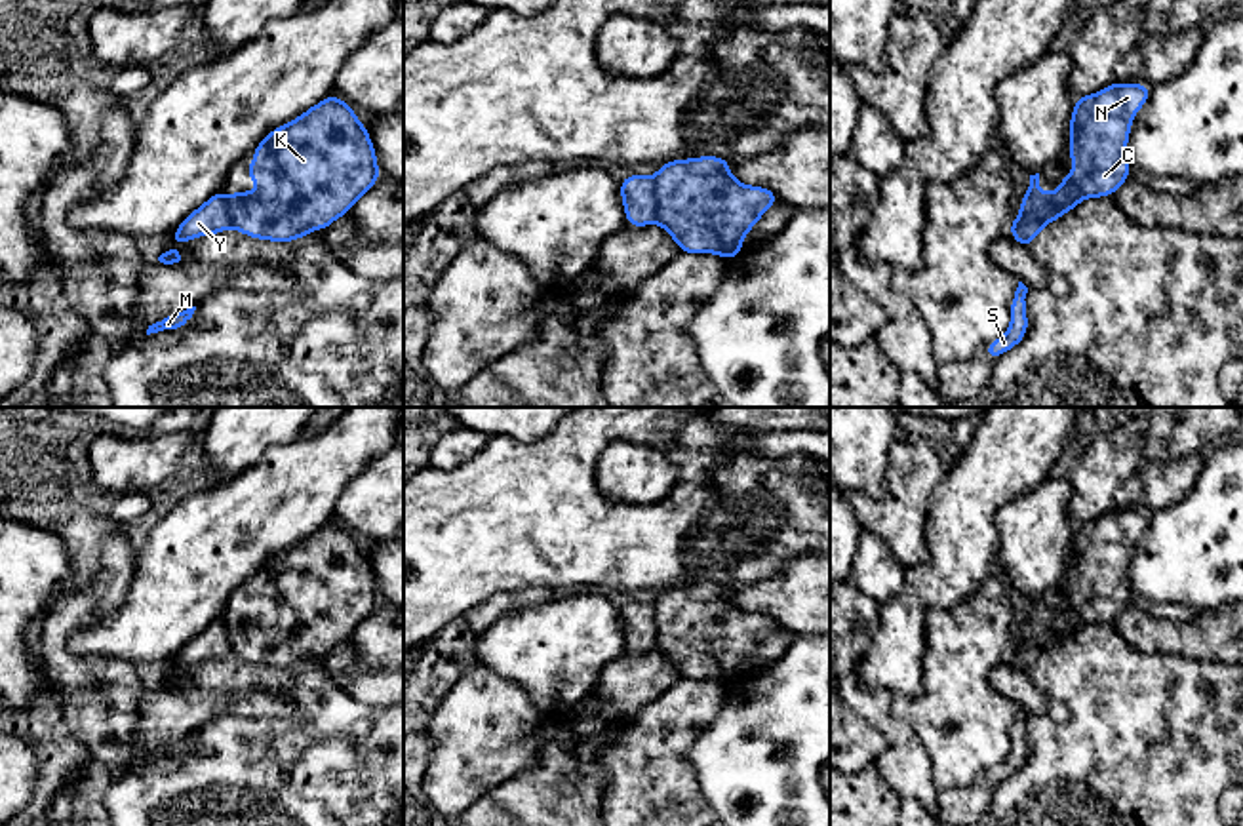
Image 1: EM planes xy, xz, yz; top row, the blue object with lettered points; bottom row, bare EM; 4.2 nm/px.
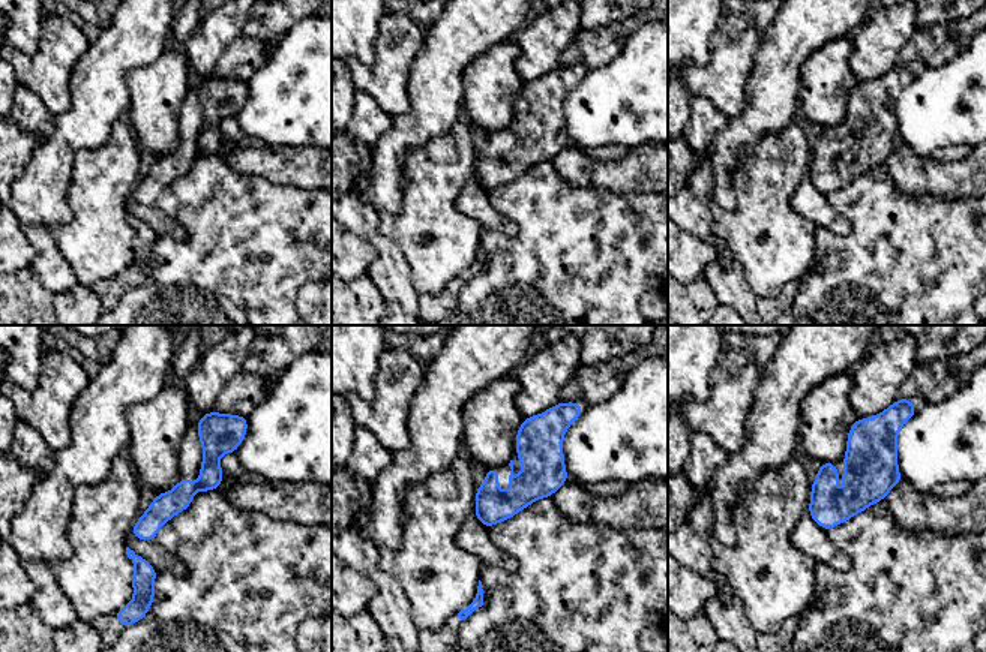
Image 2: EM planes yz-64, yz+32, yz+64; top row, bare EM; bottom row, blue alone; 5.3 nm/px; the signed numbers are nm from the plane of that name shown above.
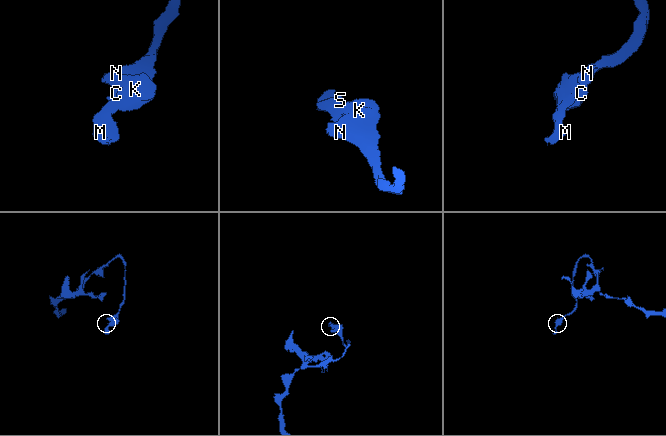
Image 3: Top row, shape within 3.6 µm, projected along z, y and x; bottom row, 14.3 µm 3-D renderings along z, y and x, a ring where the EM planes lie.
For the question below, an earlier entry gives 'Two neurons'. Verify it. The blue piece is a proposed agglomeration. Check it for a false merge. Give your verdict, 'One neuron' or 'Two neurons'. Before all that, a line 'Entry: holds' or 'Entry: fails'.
Entry: holds
Two neurons

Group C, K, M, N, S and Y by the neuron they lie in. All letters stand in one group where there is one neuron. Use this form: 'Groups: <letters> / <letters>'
Groups: C K N / M S Y

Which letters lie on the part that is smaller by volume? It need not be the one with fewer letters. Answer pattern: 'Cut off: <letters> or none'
Cut off: M, S, Y

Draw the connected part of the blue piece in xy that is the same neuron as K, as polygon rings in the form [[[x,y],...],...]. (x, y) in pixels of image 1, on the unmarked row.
[[[335,520],[274,554],[251,588],[244,603],[257,605],[259,615],[230,620],[230,649],[246,662],[270,668],[327,655],[379,607],[365,552]]]

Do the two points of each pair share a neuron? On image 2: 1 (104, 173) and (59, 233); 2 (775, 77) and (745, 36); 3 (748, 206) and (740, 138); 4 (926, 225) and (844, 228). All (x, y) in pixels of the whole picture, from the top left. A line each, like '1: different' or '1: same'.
1: same
2: different
3: different
4: different

